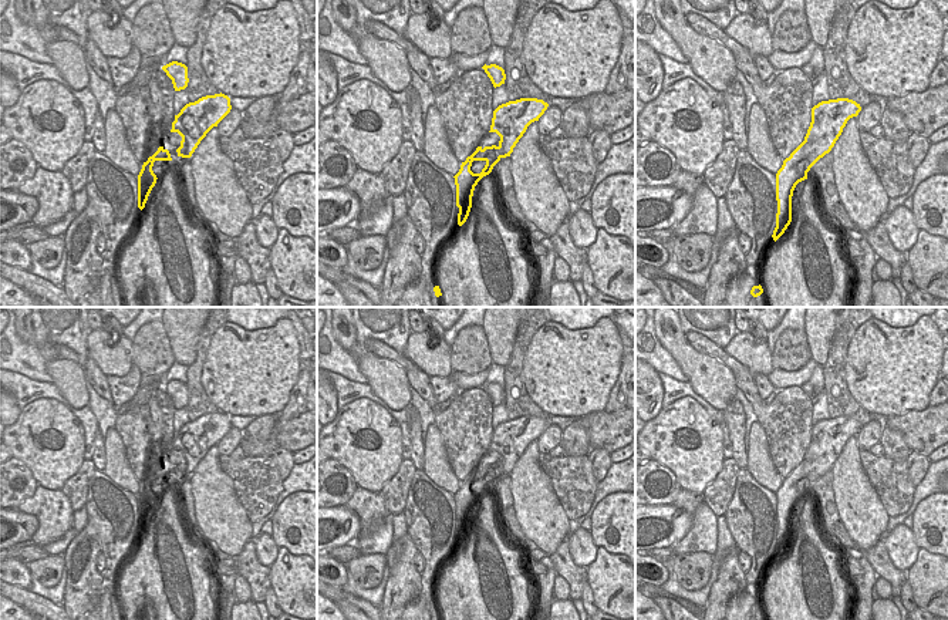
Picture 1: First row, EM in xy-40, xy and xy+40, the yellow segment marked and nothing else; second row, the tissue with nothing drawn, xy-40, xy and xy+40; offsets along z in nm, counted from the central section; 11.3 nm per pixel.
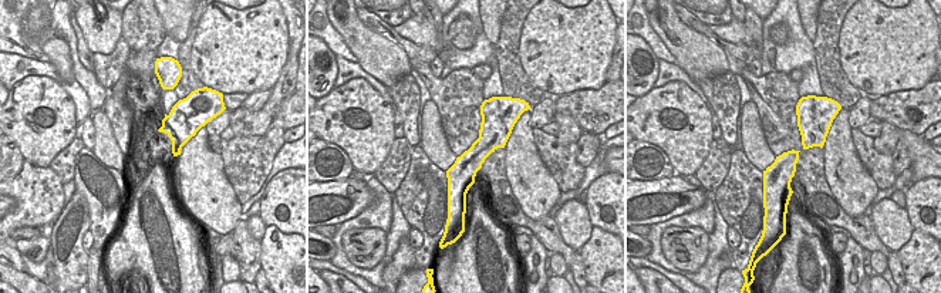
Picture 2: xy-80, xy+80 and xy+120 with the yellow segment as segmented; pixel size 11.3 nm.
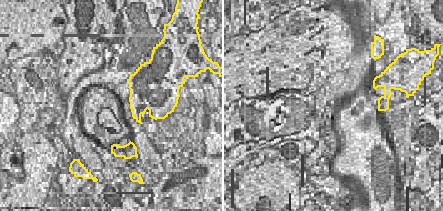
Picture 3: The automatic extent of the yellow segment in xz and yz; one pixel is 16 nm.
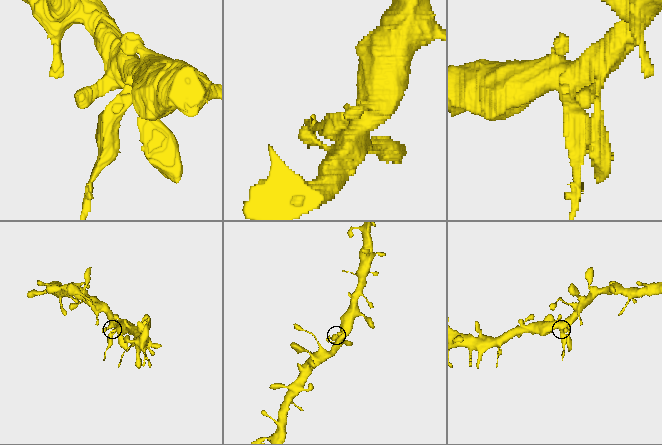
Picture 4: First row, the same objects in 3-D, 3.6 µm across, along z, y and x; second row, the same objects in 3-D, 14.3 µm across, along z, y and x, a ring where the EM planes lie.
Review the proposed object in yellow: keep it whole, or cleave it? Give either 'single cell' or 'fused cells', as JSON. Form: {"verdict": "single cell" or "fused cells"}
{"verdict": "fused cells"}

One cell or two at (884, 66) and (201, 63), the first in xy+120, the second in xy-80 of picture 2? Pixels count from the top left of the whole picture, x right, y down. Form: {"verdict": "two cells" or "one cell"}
{"verdict": "one cell"}

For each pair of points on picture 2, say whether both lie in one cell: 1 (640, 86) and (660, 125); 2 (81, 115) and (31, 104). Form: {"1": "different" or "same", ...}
{"1": "different", "2": "different"}

